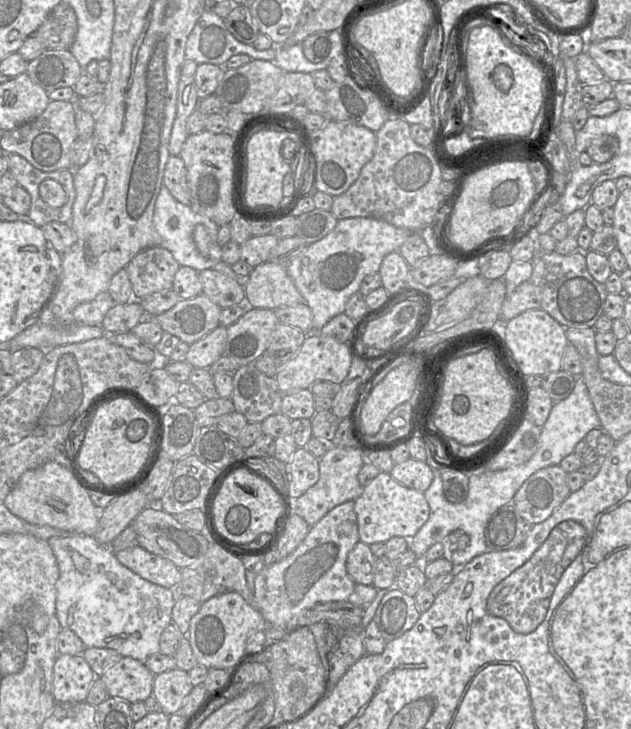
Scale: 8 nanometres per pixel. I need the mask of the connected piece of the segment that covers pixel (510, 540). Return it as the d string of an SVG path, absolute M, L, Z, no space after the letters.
M512 503L502 506L489 519L484 529L487 551L508 550L522 545L531 527Z

